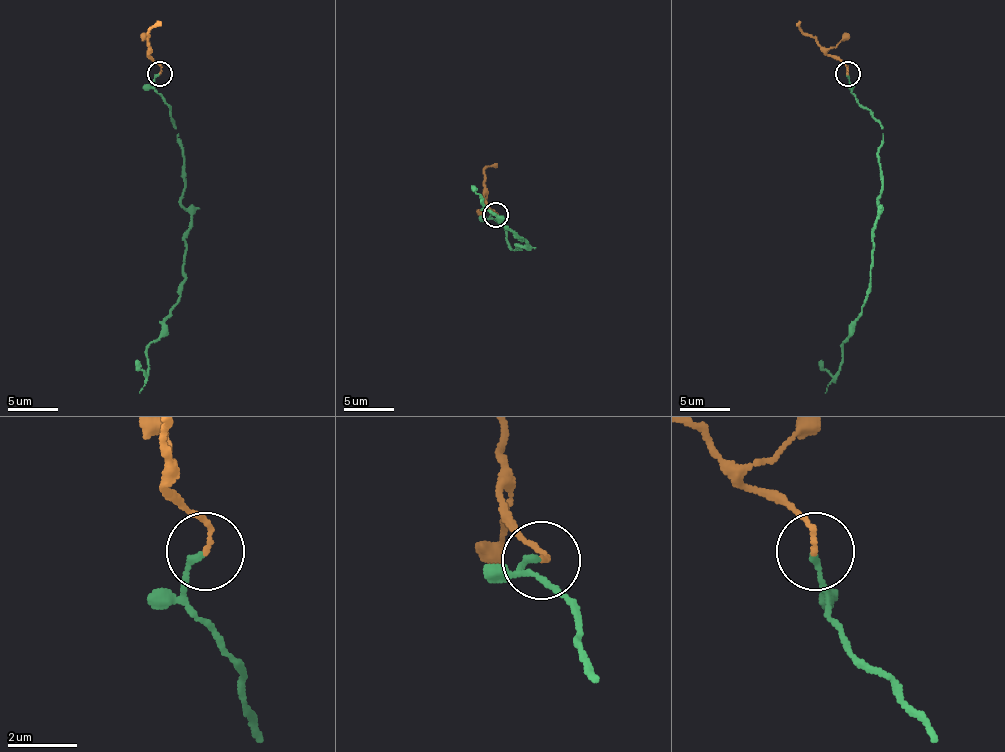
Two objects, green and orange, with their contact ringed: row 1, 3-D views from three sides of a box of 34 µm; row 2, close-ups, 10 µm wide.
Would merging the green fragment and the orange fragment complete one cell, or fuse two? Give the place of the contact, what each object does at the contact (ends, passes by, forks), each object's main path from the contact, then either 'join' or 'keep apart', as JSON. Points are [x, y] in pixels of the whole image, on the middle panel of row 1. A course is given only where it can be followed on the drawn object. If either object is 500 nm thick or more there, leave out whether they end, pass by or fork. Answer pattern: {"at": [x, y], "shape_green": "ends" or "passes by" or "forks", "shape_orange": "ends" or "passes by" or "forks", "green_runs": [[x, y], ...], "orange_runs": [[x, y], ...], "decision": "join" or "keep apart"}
{"at": [495, 215], "shape_green": "ends", "shape_orange": "ends", "green_runs": [[495, 215], [490, 218], [505, 230], [512, 250], [527, 243], [482, 210], [485, 208], [482, 200], [472, 185]], "orange_runs": [[495, 215], [497, 215], [485, 198], [485, 170], [497, 163]], "decision": "join"}

